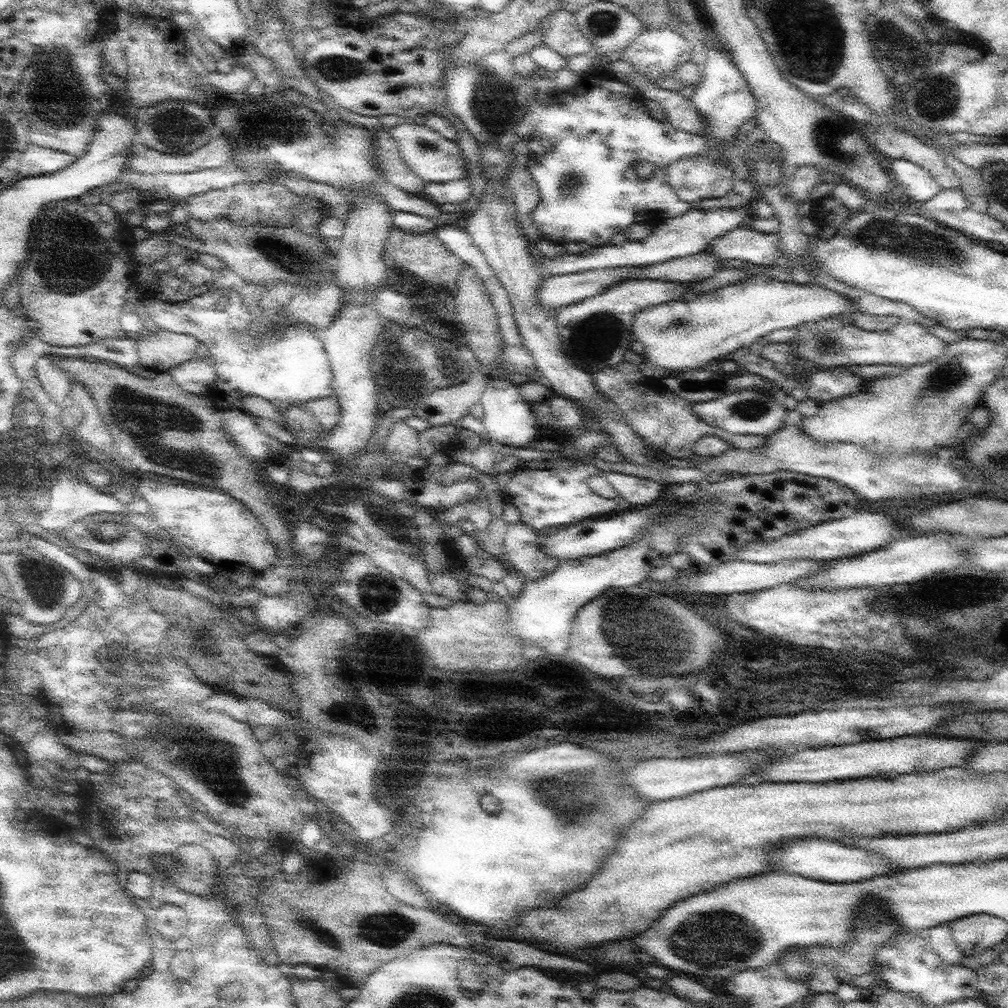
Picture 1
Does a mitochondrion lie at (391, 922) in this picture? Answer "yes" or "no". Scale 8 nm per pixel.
yes

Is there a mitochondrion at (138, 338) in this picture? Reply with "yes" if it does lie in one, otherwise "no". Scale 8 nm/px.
no

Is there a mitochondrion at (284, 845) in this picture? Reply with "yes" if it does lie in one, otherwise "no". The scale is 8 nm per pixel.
no

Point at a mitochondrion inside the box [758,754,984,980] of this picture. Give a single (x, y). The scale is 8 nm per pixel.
(870, 915)

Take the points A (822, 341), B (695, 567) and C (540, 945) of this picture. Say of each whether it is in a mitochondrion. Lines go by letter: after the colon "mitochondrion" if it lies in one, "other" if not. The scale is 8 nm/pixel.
A: mitochondrion
B: other
C: other

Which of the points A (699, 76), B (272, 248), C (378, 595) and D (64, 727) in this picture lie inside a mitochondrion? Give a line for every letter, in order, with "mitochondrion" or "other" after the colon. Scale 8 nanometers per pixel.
A: other
B: mitochondrion
C: mitochondrion
D: other

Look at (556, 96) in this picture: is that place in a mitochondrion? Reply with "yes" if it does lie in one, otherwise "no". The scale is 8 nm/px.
no

